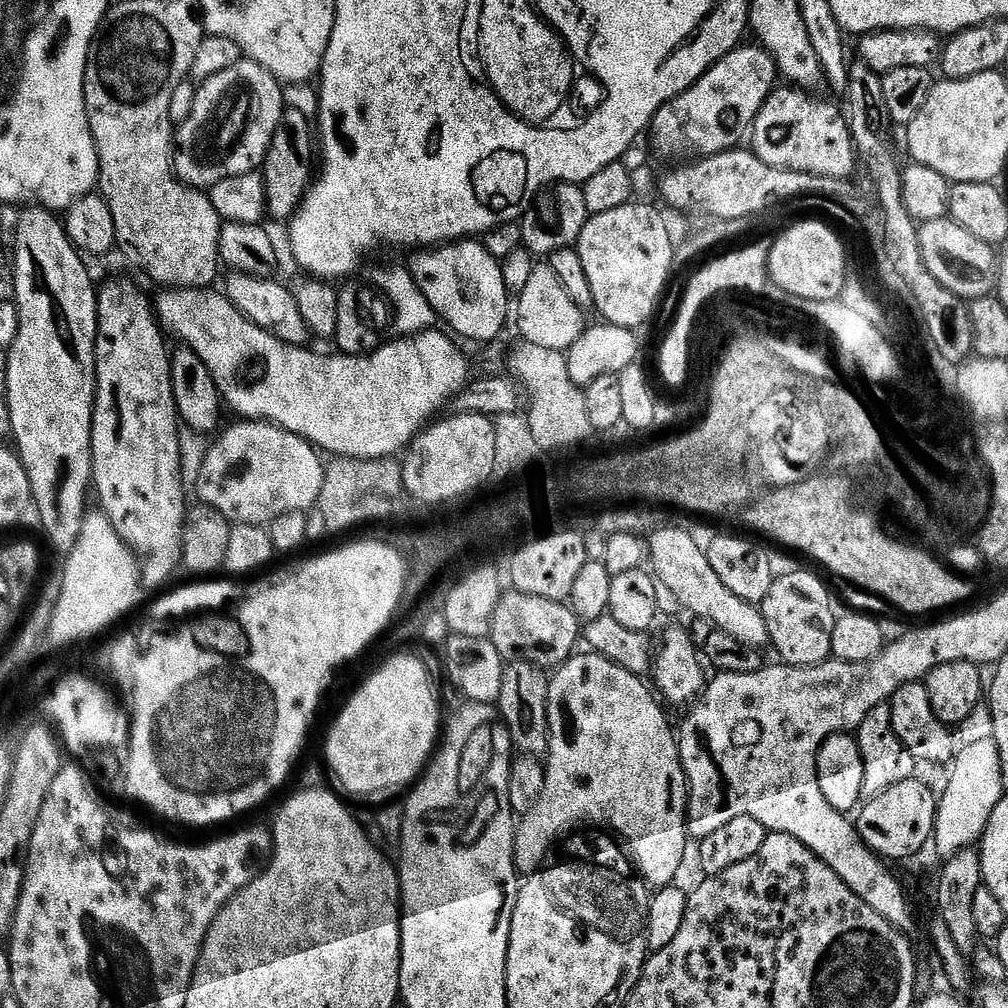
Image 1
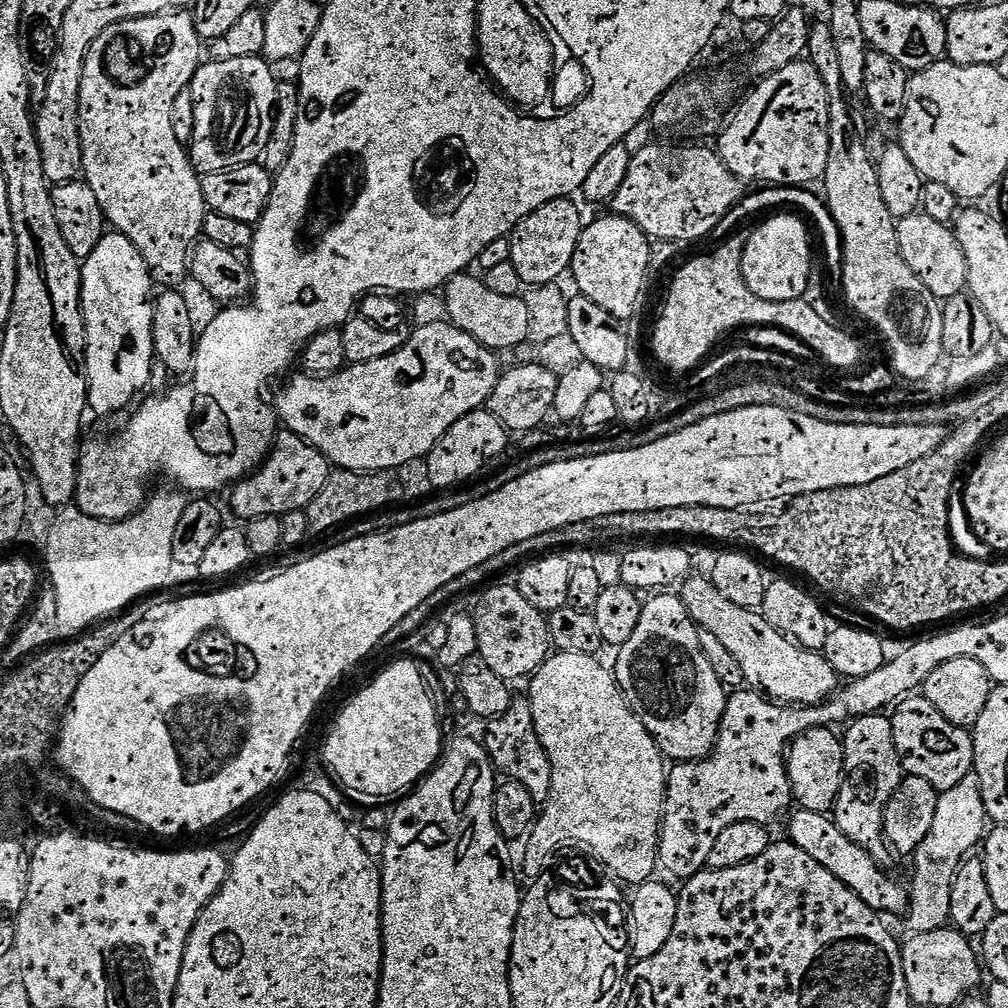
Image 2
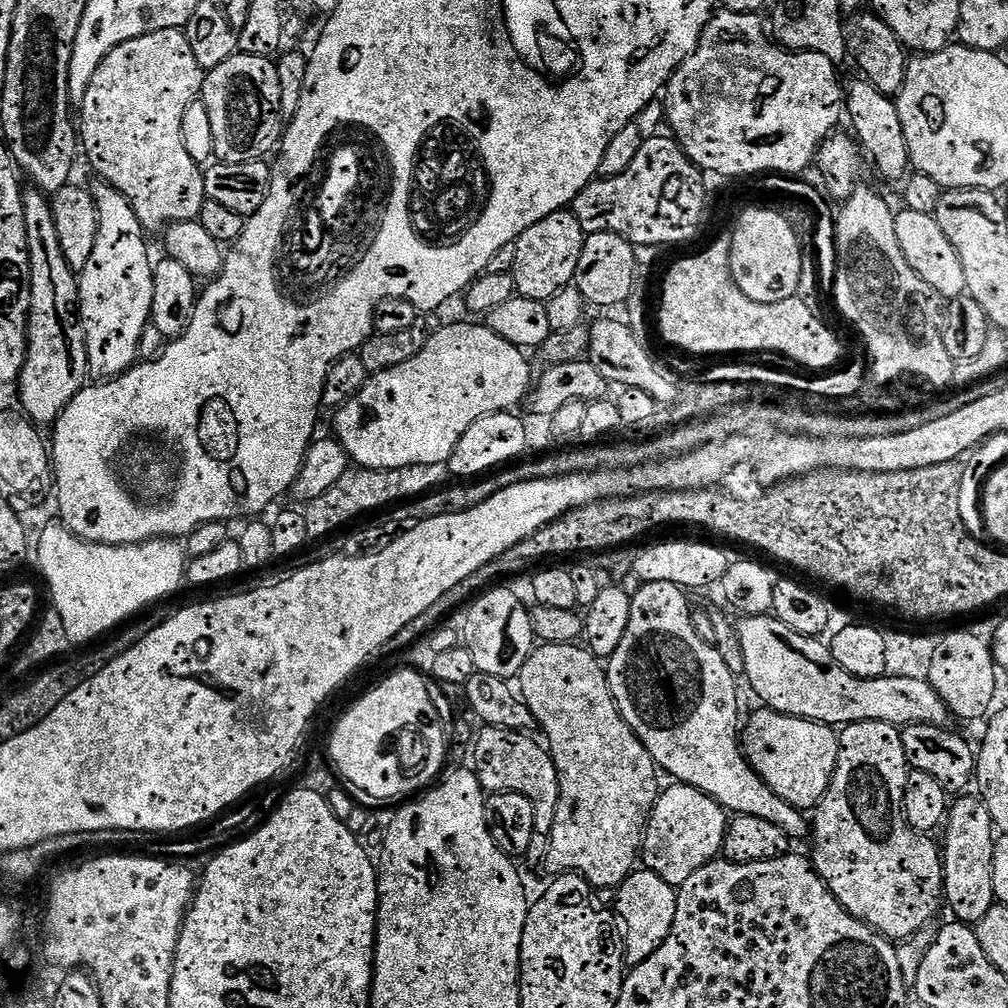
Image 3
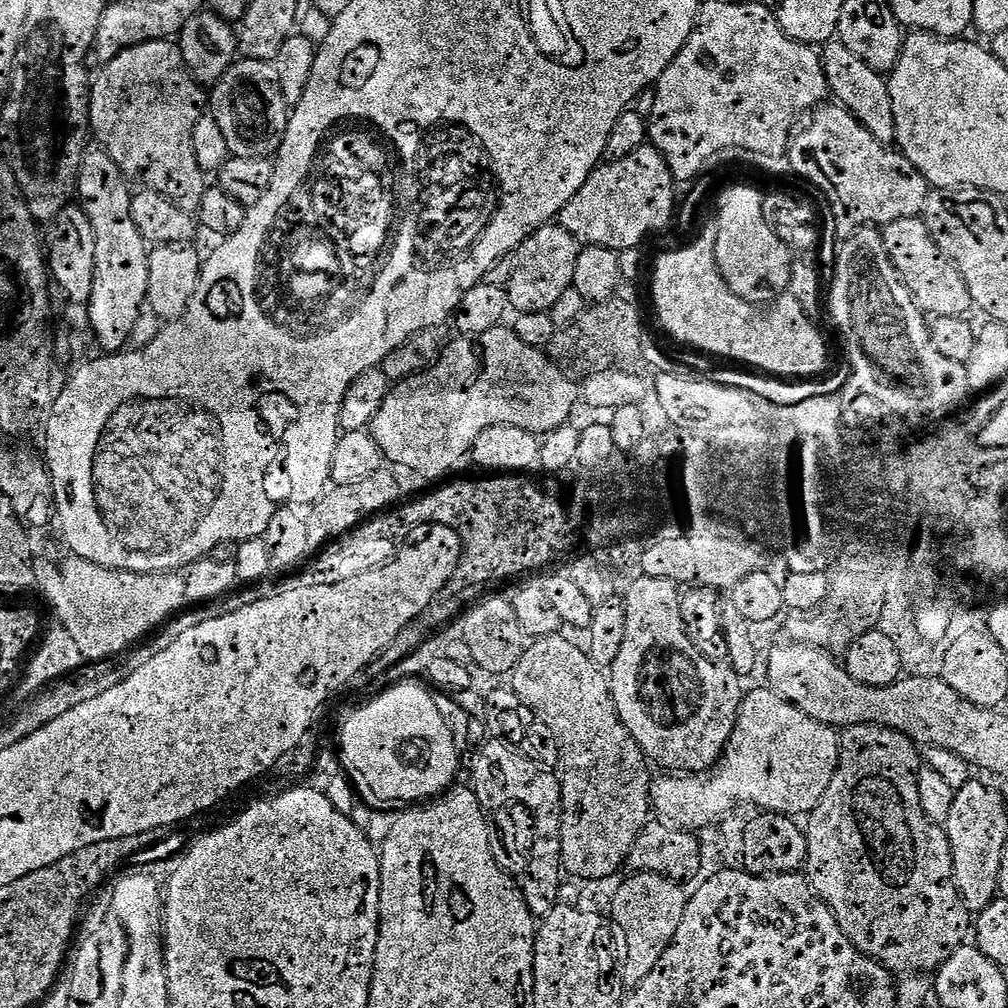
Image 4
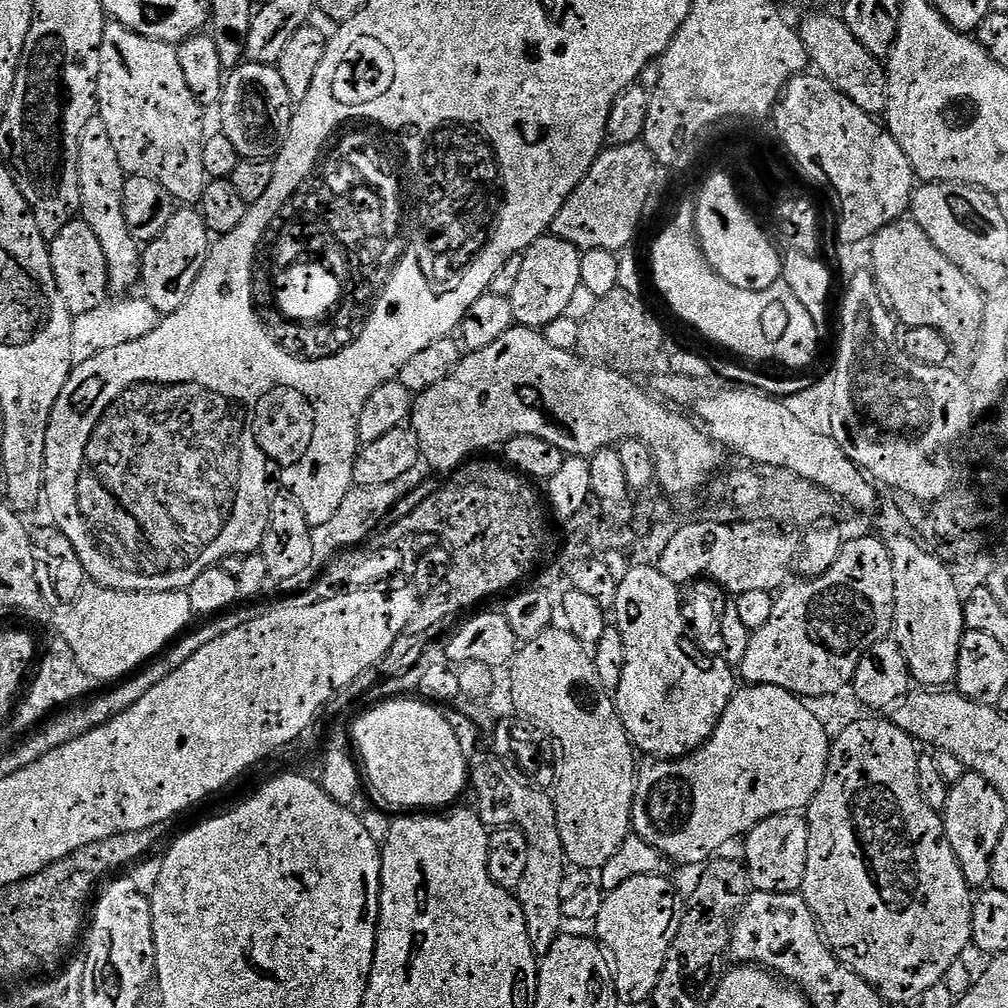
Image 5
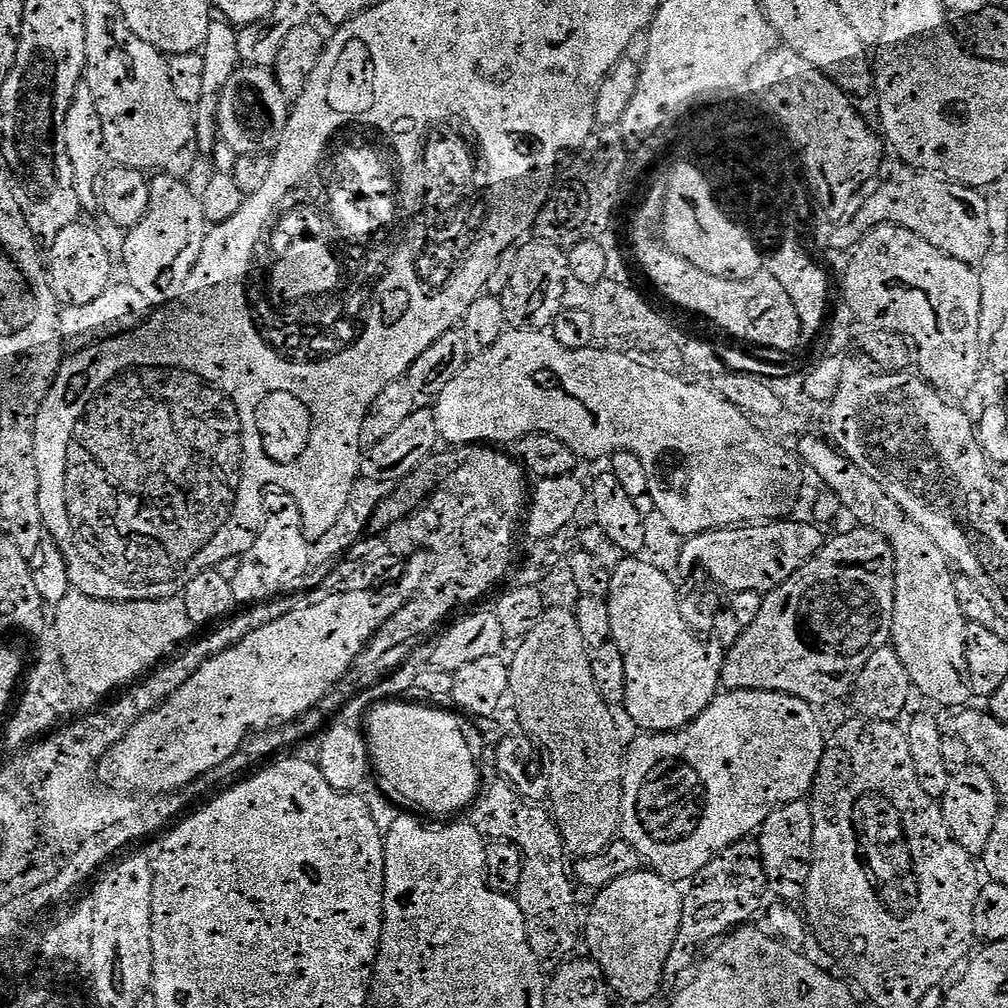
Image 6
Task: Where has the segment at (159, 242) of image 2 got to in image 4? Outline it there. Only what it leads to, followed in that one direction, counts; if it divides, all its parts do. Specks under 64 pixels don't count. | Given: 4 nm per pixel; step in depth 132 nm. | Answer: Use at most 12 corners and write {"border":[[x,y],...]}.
{"border":[[179,43],[119,52],[91,135],[125,177],[194,214],[206,92]]}

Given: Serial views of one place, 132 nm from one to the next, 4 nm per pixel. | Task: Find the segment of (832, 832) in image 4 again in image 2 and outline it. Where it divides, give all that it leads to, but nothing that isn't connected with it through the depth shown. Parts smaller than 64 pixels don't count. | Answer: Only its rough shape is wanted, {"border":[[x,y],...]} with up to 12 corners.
{"border":[[853,719],[834,805],[863,848],[885,839],[902,779],[891,719]]}

